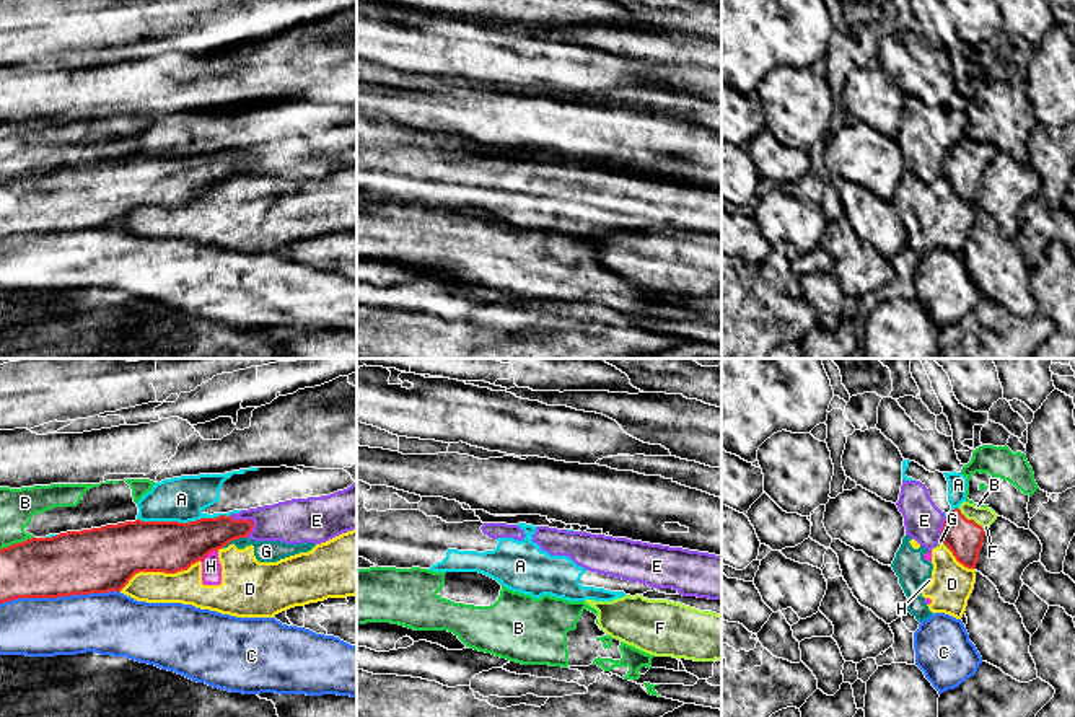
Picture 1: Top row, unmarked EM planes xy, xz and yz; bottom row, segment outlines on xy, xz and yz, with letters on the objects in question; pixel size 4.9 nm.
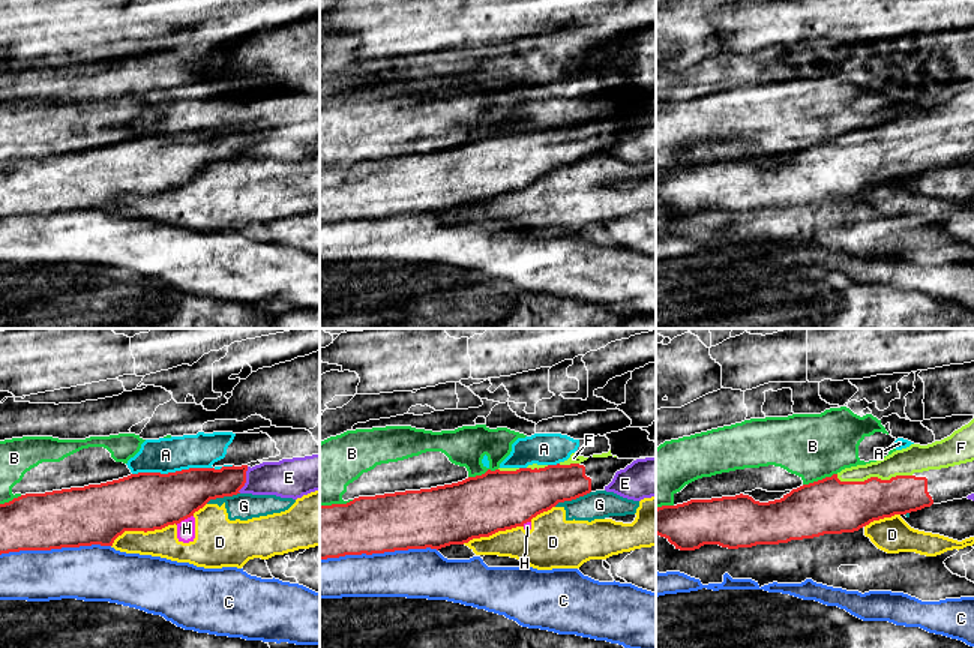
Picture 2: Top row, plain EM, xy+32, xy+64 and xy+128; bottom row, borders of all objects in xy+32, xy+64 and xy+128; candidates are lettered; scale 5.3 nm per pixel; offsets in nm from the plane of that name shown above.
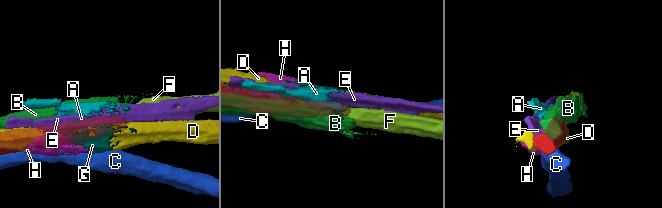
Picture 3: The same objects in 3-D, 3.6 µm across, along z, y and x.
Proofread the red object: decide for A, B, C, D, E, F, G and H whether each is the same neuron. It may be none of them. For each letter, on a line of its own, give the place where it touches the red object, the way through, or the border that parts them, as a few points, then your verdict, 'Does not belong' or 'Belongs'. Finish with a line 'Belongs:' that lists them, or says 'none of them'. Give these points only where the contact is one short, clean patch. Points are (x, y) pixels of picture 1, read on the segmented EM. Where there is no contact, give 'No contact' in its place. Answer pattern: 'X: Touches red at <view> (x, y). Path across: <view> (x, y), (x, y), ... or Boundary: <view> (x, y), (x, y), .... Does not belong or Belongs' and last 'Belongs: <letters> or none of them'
A: Touches red at xy (183, 523). Does not belong
B: Touches red at xy (17, 543). Does not belong
C: Touches red at xy (59, 595). Does not belong
D: Touches red at xy (160, 571). Does not belong
E: Touches red at xy (250, 520). Does not belong
F: Touches red at yz (973, 520). Path across: yz (963, 536), (963, 530), (973, 520), (982, 515). Belongs
G: Touches red at xy (233, 540). Does not belong
H: Touches red at xy (209, 553). Does not belong
Belongs: F

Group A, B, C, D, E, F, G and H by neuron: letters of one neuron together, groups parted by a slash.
A E / B / C / D G H / F

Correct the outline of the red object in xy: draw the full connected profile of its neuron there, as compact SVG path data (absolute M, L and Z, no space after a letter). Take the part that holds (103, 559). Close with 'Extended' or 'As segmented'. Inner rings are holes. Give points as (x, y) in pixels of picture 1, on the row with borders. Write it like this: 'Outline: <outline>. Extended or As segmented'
Outline: M231 515L179 521L125 521L101 528L67 531L52 538L31 538L0 549L0 603L18 598L59 598L121 592L138 572L176 574L202 562L228 543L248 538L252 520Z. As segmented

